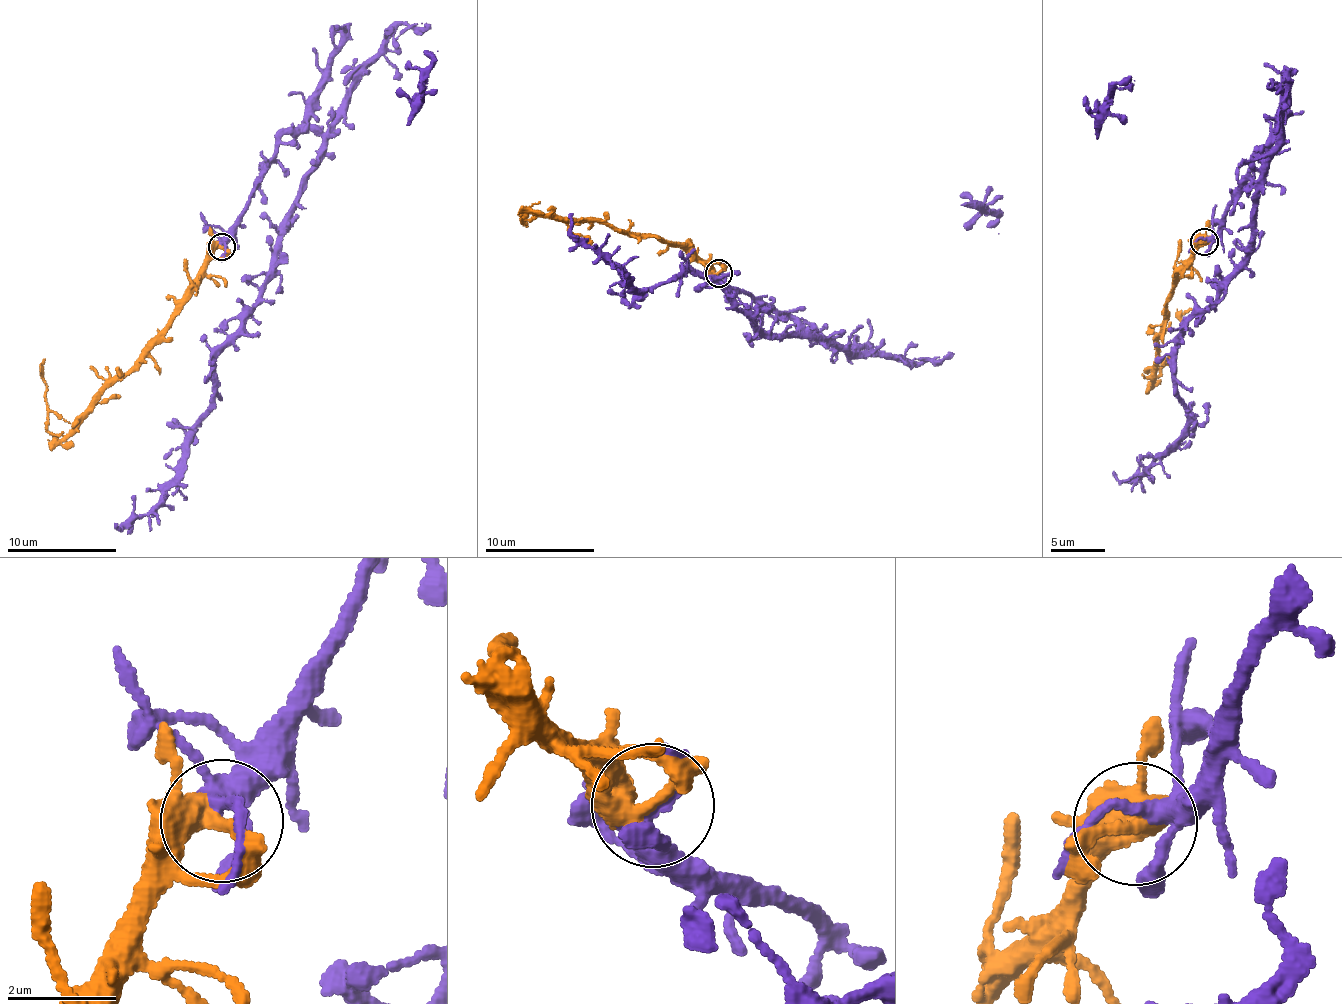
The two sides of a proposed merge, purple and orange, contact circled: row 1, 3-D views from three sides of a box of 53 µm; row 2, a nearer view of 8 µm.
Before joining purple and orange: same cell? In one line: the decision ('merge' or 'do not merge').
merge

